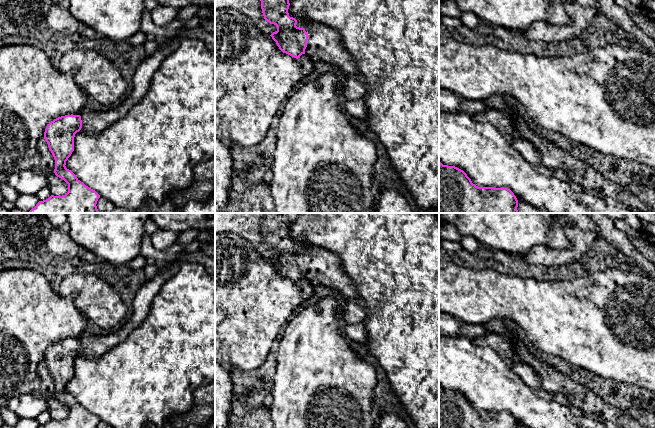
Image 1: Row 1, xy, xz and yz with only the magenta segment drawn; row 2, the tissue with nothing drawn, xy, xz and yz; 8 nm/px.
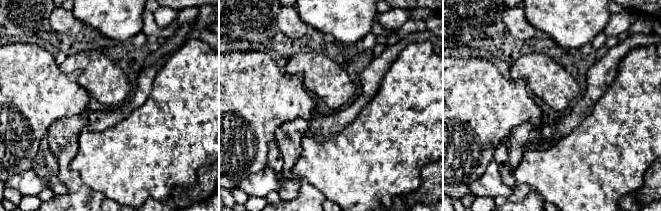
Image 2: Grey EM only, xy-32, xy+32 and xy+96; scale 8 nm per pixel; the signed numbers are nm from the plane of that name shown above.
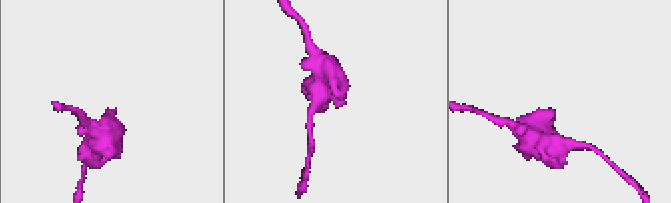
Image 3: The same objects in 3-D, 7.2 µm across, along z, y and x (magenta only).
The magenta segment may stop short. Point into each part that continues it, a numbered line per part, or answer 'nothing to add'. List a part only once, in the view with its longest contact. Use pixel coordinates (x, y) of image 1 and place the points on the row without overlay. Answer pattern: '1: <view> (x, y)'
1: xz (324, 267)

